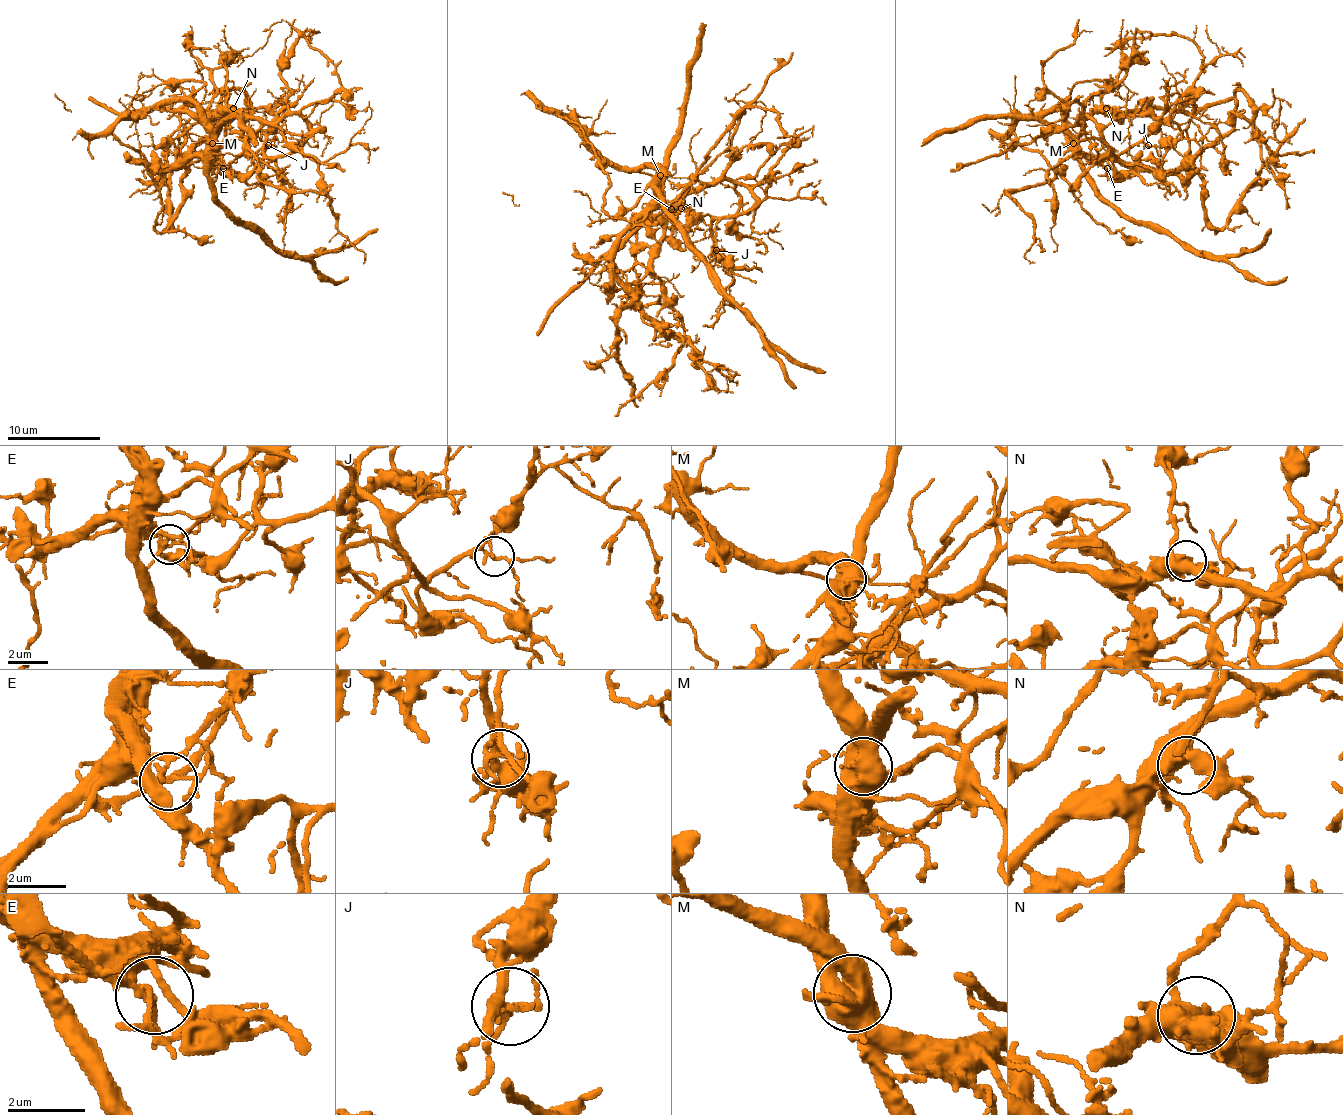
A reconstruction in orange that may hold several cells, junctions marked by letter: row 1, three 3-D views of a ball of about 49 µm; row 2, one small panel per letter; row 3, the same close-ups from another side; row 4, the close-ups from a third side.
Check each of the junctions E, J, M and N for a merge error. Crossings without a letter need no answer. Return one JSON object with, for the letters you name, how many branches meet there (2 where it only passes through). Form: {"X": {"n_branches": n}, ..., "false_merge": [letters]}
{"E": {"n_branches": 3}, "M": {"n_branches": 4}, "false_merge": ["E", "M"]}

